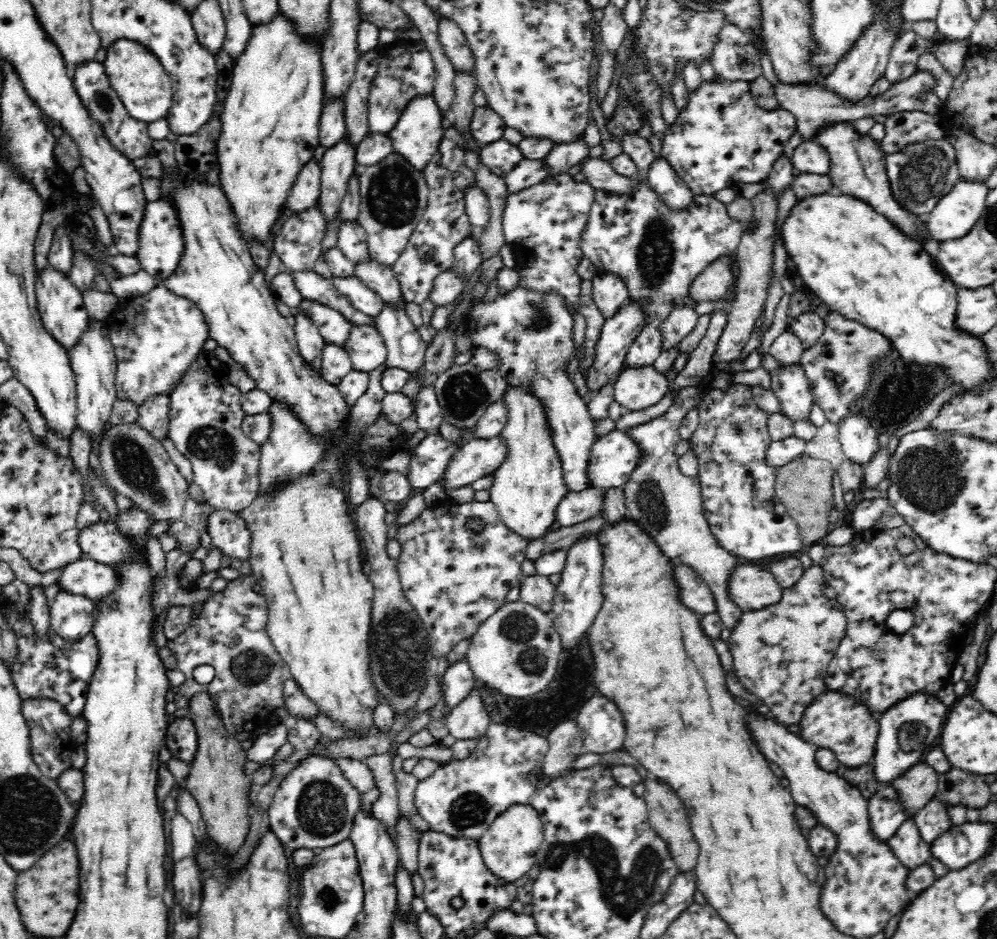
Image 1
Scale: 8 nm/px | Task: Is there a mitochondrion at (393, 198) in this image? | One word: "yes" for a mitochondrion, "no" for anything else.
yes

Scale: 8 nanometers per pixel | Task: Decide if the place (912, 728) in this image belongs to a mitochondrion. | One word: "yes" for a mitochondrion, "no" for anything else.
yes

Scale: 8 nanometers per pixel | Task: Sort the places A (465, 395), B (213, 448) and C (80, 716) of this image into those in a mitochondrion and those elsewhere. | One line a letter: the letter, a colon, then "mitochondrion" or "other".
A: mitochondrion
B: mitochondrion
C: other

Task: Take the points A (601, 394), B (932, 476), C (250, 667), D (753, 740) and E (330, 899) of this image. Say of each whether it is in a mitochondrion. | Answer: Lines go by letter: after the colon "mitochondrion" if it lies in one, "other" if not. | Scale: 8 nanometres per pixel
A: other
B: mitochondrion
C: mitochondrion
D: other
E: mitochondrion

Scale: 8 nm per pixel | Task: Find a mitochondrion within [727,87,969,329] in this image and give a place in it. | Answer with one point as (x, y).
(923, 177)

